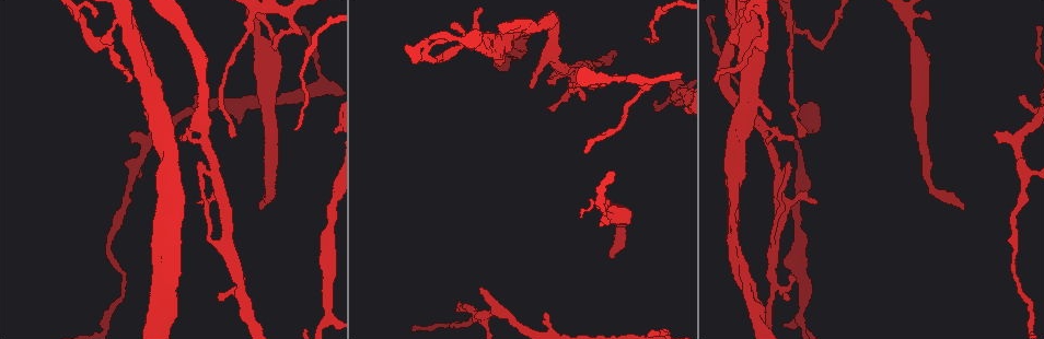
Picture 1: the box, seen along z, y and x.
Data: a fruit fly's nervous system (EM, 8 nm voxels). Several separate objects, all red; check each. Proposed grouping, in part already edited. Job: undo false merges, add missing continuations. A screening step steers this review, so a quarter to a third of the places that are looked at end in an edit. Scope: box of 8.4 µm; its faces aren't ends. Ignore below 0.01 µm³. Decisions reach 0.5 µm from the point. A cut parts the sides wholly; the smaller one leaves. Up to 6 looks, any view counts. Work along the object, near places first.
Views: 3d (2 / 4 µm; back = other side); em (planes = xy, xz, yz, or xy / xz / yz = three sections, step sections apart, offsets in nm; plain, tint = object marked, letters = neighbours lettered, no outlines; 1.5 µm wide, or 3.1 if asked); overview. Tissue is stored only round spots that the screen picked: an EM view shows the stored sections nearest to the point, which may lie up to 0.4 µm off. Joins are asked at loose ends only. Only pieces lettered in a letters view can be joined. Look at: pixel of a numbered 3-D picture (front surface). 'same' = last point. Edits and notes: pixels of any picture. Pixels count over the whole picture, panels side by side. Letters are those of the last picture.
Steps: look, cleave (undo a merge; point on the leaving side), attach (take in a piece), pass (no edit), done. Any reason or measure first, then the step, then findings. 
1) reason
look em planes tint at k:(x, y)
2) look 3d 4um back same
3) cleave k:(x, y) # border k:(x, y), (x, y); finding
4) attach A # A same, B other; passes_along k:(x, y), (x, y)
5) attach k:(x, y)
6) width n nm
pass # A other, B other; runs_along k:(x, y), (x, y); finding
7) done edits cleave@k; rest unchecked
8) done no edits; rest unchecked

look em planes letters at 1:(153, 221)

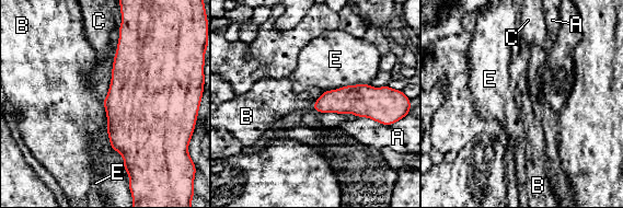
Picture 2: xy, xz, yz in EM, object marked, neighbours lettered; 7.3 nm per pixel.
width 180 nm
pass # A other, B other, C other, E other; border 2:(102, 100), (106, 117), (107, 136); no lettered piece goes on from it

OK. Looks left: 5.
long arm stops here
look em xy step 4 tint at 1:(964, 208)

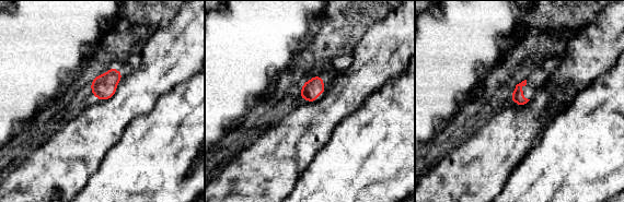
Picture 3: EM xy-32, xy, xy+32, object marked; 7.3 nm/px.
look em xz step 4 letters same

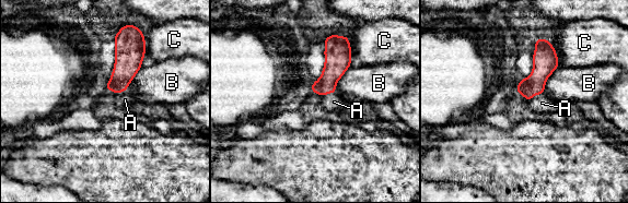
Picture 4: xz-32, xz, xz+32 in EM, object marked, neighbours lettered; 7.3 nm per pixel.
attach A # A same, B other, C other; it goes on there

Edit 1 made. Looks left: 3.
look overview

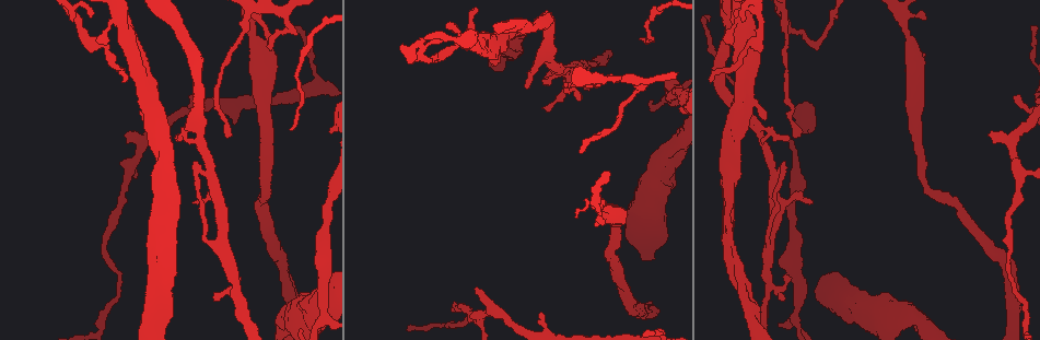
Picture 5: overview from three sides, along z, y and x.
an open end
look em planes letters at 5:(1020, 95)

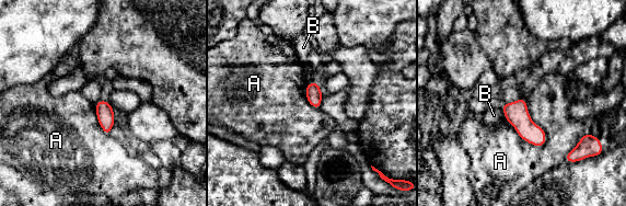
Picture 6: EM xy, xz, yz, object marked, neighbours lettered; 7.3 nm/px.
width 120 nm
pass # A other, B other; border 6:(525, 100), (542, 147); no lettered piece goes on from it

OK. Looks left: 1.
done edits attach@4; rest unchecked

